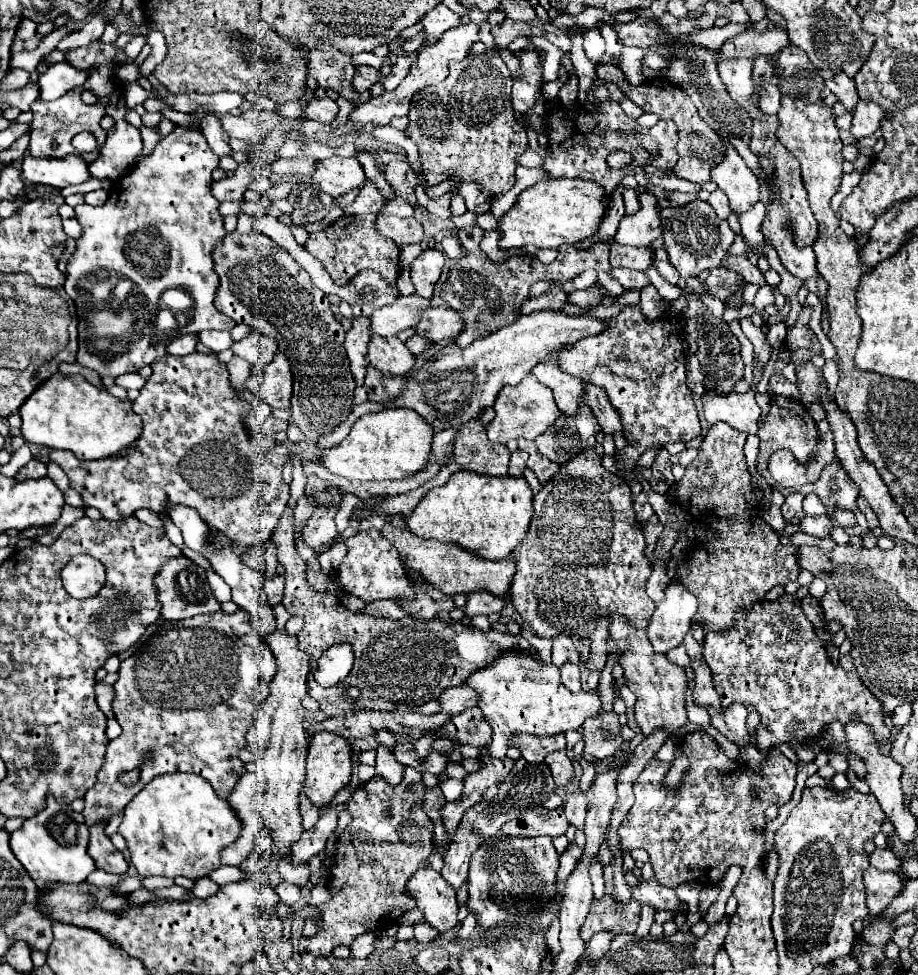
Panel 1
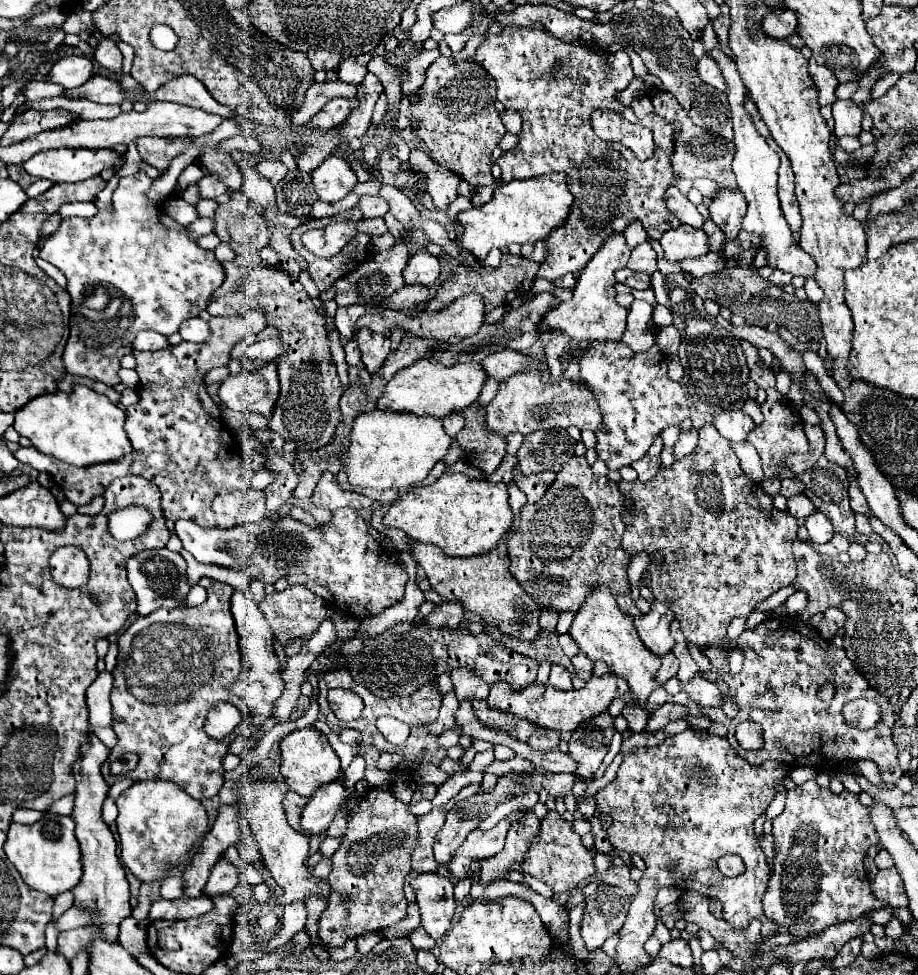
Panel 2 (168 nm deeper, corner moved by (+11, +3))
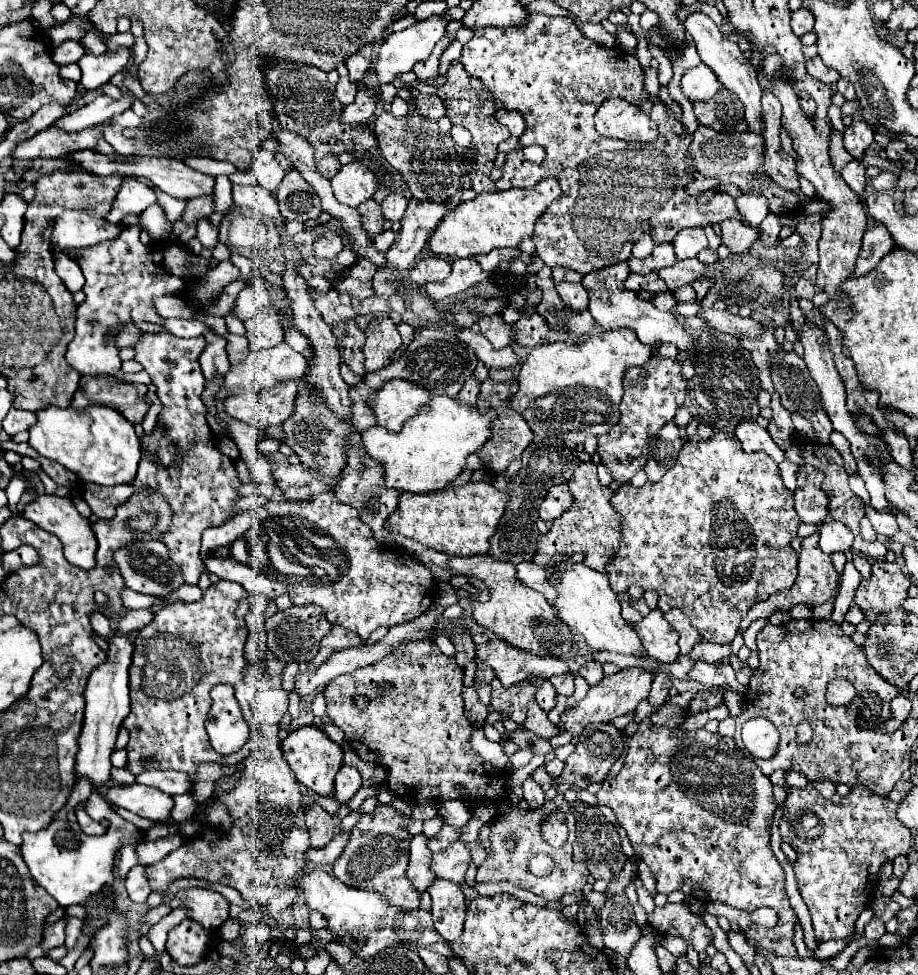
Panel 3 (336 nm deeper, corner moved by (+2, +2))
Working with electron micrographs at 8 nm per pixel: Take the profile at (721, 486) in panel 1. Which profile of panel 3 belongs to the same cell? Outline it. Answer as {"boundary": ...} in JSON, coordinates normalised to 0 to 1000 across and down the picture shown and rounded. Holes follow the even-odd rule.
{"boundary":[[[781,443],[781,445],[777,445],[777,449],[766,451],[766,453],[748,453],[740,466],[737,476],[731,482],[727,482],[718,494],[705,494],[698,501],[681,496],[668,507],[666,517],[668,517],[670,525],[679,531],[674,564],[672,564],[672,568],[668,568],[668,572],[663,574],[663,581],[661,581],[666,603],[676,609],[681,609],[685,605],[685,601],[690,601],[690,599],[696,599],[700,605],[714,605],[718,609],[718,624],[722,628],[729,628],[731,624],[744,626],[748,630],[748,634],[753,636],[753,640],[761,646],[764,654],[770,658],[779,658],[779,661],[798,658],[805,638],[812,634],[816,624],[825,617],[836,615],[844,607],[857,605],[859,601],[864,601],[864,597],[868,593],[868,566],[862,562],[862,554],[868,548],[868,539],[873,537],[873,531],[868,531],[868,525],[864,523],[864,505],[853,498],[846,476],[833,464],[814,466],[814,464],[809,464],[807,453],[803,453],[803,449],[798,449],[790,443]]]}

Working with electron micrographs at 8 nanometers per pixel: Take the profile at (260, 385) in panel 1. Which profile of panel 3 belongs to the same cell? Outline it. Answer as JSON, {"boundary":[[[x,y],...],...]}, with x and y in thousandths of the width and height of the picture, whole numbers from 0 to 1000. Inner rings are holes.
{"boundary":[[[315,390],[295,400],[252,406],[243,412],[243,418],[247,427],[267,433],[278,441],[291,441],[293,437],[306,437],[313,429],[317,429],[324,402],[324,392]]]}

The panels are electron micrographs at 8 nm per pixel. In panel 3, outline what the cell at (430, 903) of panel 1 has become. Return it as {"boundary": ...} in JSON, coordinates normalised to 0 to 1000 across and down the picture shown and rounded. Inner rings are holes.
{"boundary":[[[476,901],[465,915],[469,919],[469,939],[474,954],[487,966],[493,966],[504,956],[504,946],[507,946],[509,929],[502,909]]]}

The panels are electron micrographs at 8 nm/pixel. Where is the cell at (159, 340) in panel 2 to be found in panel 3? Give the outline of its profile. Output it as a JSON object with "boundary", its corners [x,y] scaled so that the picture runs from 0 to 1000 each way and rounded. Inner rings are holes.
{"boundary":[[[134,332],[132,338],[125,343],[125,353],[130,357],[134,357],[134,355],[147,355],[145,351],[151,349],[151,343],[154,343],[154,338],[147,336],[145,332]]]}

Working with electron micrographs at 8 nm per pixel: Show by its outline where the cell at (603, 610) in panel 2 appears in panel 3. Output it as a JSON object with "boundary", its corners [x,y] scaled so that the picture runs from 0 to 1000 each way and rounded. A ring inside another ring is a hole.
{"boundary":[[[609,578],[600,581],[602,593],[598,593],[598,599],[607,605],[602,624],[609,634],[620,644],[635,650],[639,661],[648,667],[668,667],[674,671],[690,671],[690,673],[703,671],[692,644],[676,634],[676,619],[672,615],[672,609],[666,605],[661,597],[661,591],[650,585],[644,585],[637,578],[622,578],[622,583],[607,589],[609,585],[607,581]]]}

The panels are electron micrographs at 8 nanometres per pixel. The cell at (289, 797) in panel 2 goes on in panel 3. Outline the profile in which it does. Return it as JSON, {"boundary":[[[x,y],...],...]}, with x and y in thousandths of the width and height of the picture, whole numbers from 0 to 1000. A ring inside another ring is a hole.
{"boundary":[[[347,825],[334,827],[332,831],[332,843],[339,855],[339,868],[341,870],[354,870],[365,855],[365,843],[358,833],[354,833]]]}

